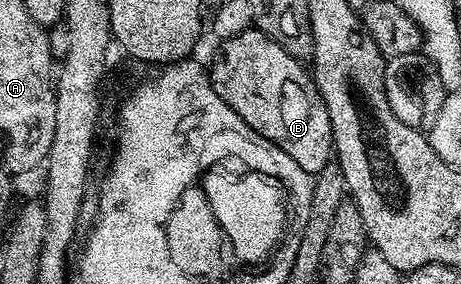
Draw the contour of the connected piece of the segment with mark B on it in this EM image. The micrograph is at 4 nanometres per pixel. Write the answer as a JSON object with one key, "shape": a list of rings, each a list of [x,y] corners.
{"shape":[[[251,28],[232,36],[221,43],[214,63],[209,63],[210,83],[214,90],[264,140],[272,140],[304,172],[316,176],[329,164],[334,154],[334,133],[328,108],[318,95],[314,85],[299,59],[293,58],[276,40],[272,40],[263,30]]]}

